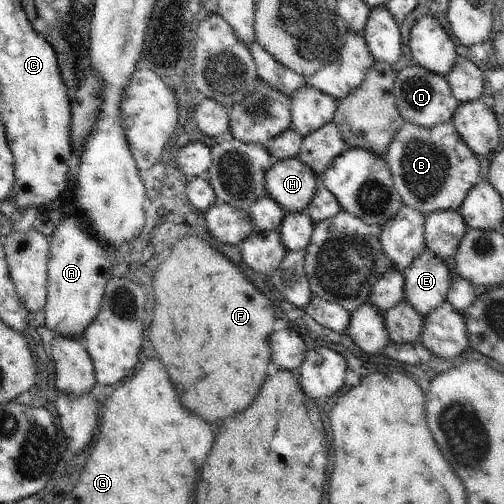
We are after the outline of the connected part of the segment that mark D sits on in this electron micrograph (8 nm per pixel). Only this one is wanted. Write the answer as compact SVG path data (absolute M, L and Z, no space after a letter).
M417 62L406 66L396 76L393 94L396 98L397 108L404 121L432 129L436 126L451 122L461 103L454 98L446 77L442 77L428 70L422 69Z

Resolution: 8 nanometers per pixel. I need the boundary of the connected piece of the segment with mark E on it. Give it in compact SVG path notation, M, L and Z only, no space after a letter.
M428 249L403 273L405 298L423 318L443 306L452 284L445 260Z

